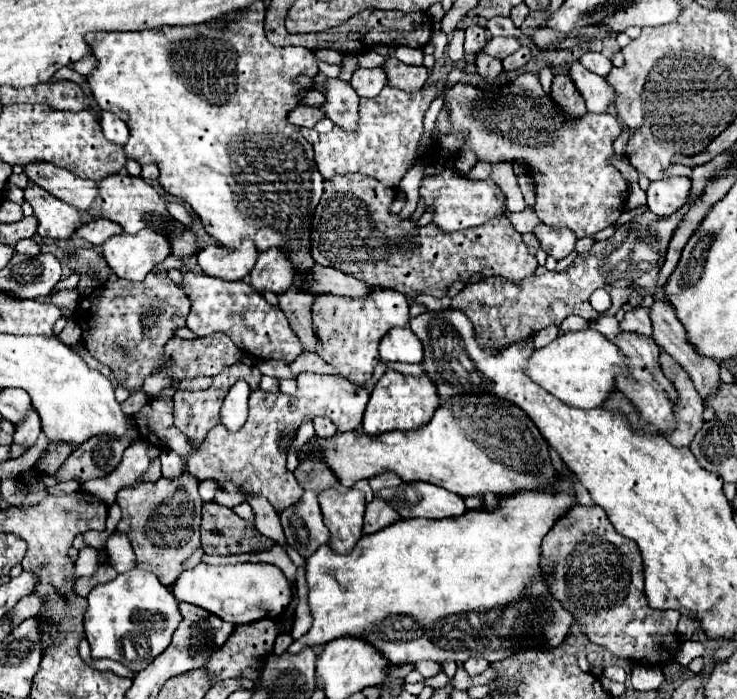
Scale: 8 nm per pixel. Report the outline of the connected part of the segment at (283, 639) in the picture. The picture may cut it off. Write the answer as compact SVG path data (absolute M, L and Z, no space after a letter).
M281 633L277 636L274 644L273 652L276 655L281 655L284 653L289 645L293 642L293 638L290 633Z

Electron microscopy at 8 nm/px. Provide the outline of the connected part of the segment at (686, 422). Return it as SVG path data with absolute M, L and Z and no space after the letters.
M661 347L659 363L661 363L661 369L665 371L665 377L671 379L679 391L679 403L675 407L677 429L673 431L673 435L669 435L669 441L675 447L685 447L691 443L691 439L703 425L703 409L705 409L703 399L693 387L693 381L689 379L685 369L679 367L679 363L671 355L667 355L663 347Z

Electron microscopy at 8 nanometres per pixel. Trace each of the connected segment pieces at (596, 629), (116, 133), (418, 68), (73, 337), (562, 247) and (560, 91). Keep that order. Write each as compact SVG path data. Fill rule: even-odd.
M575 505L555 523L555 527L545 535L541 545L541 569L551 595L573 615L575 623L581 627L581 631L591 643L603 647L615 657L629 659L641 665L663 667L665 663L671 663L675 659L681 647L681 639L675 631L681 613L651 609L647 605L639 547L635 541L625 539L615 531L607 513L599 505Z
M101 113L99 115L99 121L101 121L101 129L105 133L105 139L117 143L117 145L125 145L127 139L129 139L129 127L113 113Z
M393 57L385 61L383 69L387 73L387 83L393 87L399 87L403 91L421 89L427 83L429 75L435 73L435 69L429 71L425 65L407 65L407 63L401 63Z
M69 321L67 327L63 329L63 333L59 335L59 339L65 341L65 343L75 343L75 341L79 341L79 339L81 339L81 327L77 327L75 321Z
M539 225L533 233L541 241L547 255L555 259L567 257L575 249L575 243L577 243L577 235L573 235L573 231L569 229L553 229L547 225Z
M557 73L553 77L551 97L555 99L557 105L563 107L567 115L583 115L587 111L585 101L581 99L581 93L575 89L575 83L569 79L567 73Z

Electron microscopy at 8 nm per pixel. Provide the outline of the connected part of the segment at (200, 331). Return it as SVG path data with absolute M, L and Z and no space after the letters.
M185 273L179 287L191 299L191 315L187 317L187 327L197 337L223 331L245 355L253 355L255 359L283 359L291 363L301 355L301 343L289 327L285 313L279 307L271 307L265 297L253 291L247 283L231 283L217 277L211 279L209 275Z

